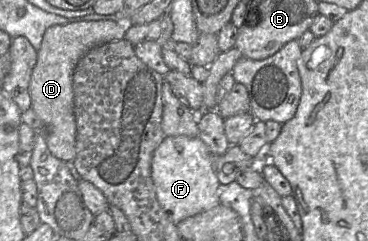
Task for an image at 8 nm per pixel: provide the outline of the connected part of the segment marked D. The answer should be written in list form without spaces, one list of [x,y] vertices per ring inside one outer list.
[[[119,19],[118,22],[81,21],[54,25],[44,32],[41,47],[37,51],[37,61],[31,74],[29,94],[31,109],[47,127],[47,147],[56,158],[72,163],[76,156],[72,77],[77,63],[91,48],[123,39],[131,25],[129,19]]]

